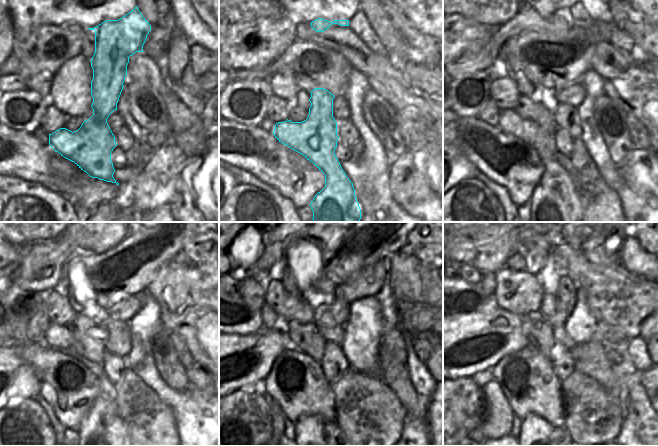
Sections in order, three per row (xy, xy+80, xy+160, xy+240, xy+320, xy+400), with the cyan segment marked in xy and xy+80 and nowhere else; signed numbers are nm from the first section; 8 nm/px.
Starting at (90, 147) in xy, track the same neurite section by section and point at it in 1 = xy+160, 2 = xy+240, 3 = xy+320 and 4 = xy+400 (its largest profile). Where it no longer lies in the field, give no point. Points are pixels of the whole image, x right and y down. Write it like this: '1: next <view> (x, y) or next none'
1: next xy+160 (554, 201)
2: next xy+240 (101, 425)
3: next xy+320 (308, 425)
4: next xy+400 (532, 425)

